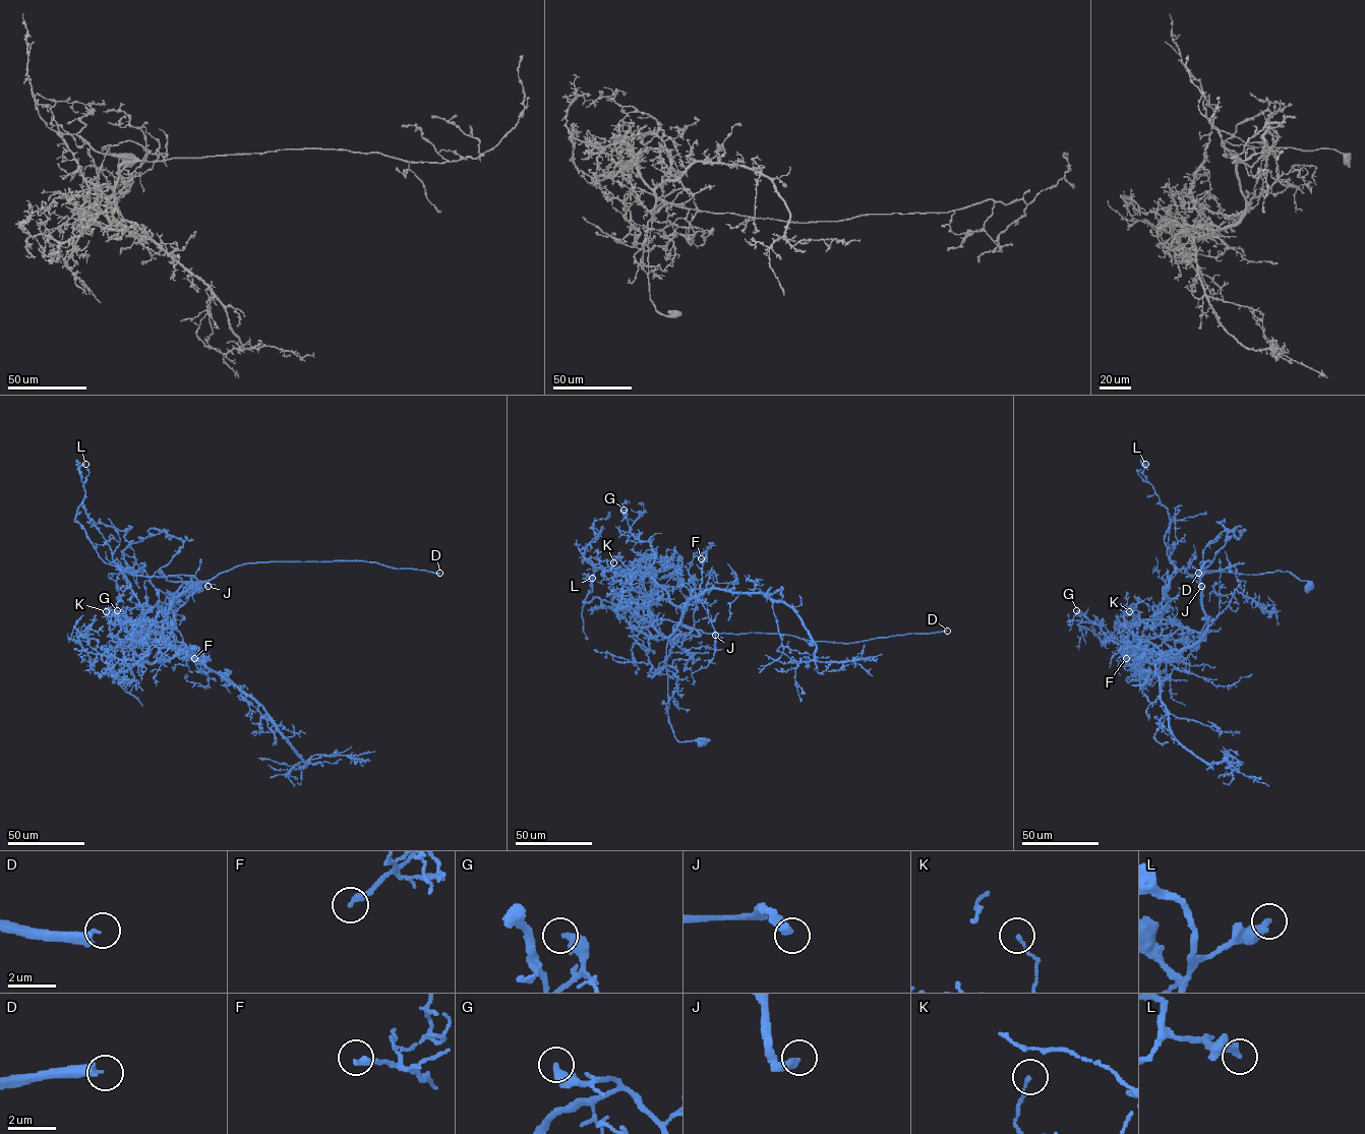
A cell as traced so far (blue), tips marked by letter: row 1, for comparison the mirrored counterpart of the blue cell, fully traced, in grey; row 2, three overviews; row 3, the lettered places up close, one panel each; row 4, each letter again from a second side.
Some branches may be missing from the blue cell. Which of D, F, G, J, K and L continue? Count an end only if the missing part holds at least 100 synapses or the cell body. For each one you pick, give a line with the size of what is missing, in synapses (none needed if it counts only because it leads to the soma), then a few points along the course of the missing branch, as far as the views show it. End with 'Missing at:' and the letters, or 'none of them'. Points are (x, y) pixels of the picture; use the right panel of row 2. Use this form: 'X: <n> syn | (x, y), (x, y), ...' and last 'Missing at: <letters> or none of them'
D: 500 syn | (1198, 573), (1177, 558), (1188, 546), (1188, 535), (1151, 499), (1136, 478), (1126, 449)
J: 250 syn | (1201, 586), (1213, 580), (1220, 569), (1235, 559), (1244, 537), (1252, 532), (1246, 535)
Missing at: D, J

